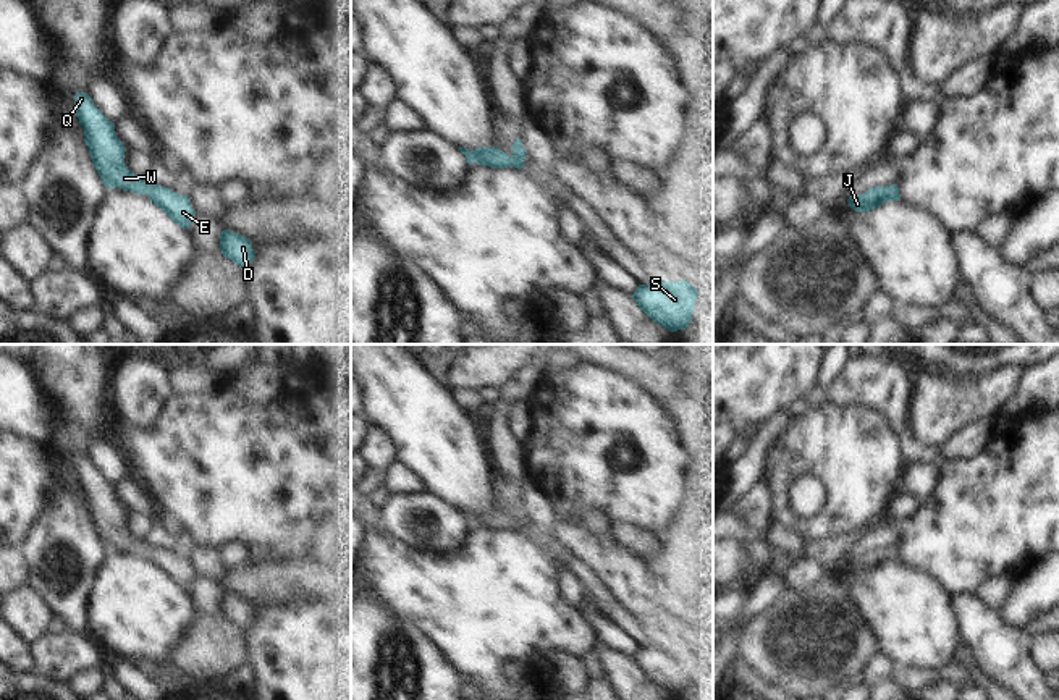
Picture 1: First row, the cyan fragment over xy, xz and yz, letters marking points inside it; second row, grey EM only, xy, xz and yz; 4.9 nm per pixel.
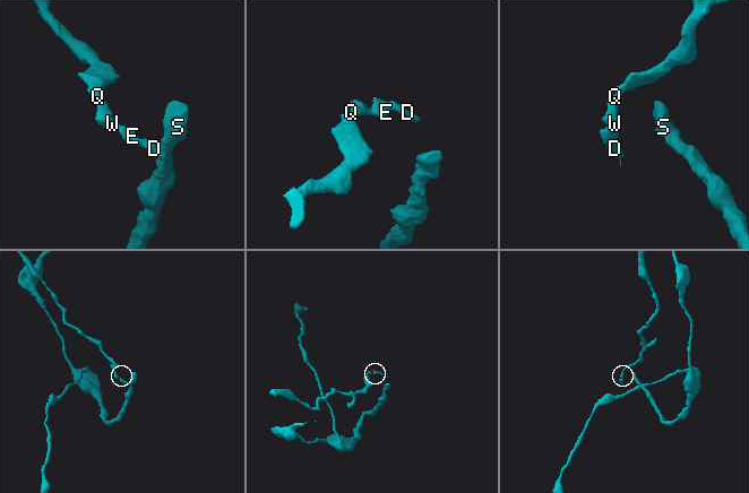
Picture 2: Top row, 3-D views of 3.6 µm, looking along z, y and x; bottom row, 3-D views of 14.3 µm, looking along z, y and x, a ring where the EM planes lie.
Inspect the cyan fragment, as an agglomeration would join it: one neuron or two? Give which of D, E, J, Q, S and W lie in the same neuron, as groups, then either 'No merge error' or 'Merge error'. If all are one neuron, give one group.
Groups: D E J Q S W. No merge error

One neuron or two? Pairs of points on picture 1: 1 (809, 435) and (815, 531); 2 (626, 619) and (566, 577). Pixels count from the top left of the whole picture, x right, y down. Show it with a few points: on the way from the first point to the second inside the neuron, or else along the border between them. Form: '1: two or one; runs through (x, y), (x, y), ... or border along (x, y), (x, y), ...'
1: one; runs through (833, 459), (836, 463), (836, 506)
2: two; border along (565, 566), (586, 595)

